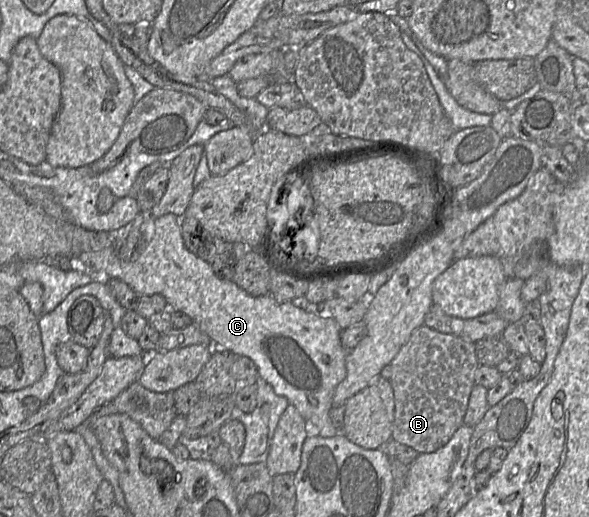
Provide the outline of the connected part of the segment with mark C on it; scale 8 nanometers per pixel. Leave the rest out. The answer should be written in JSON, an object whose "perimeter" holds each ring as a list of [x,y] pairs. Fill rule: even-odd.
{"perimeter":[[[170,213],[147,223],[144,226],[143,248],[135,261],[123,261],[113,248],[105,248],[80,254],[74,258],[76,266],[87,273],[95,273],[100,278],[119,279],[139,296],[161,295],[171,311],[182,312],[192,319],[193,324],[209,337],[212,347],[251,359],[257,367],[258,376],[269,383],[277,395],[285,397],[298,410],[308,423],[311,433],[324,438],[338,434],[329,418],[329,411],[333,407],[335,388],[346,376],[345,360],[348,353],[341,345],[342,329],[338,323],[333,318],[306,312],[292,302],[280,303],[270,294],[251,296],[233,280],[220,279],[206,261],[185,247],[180,218]]]}

